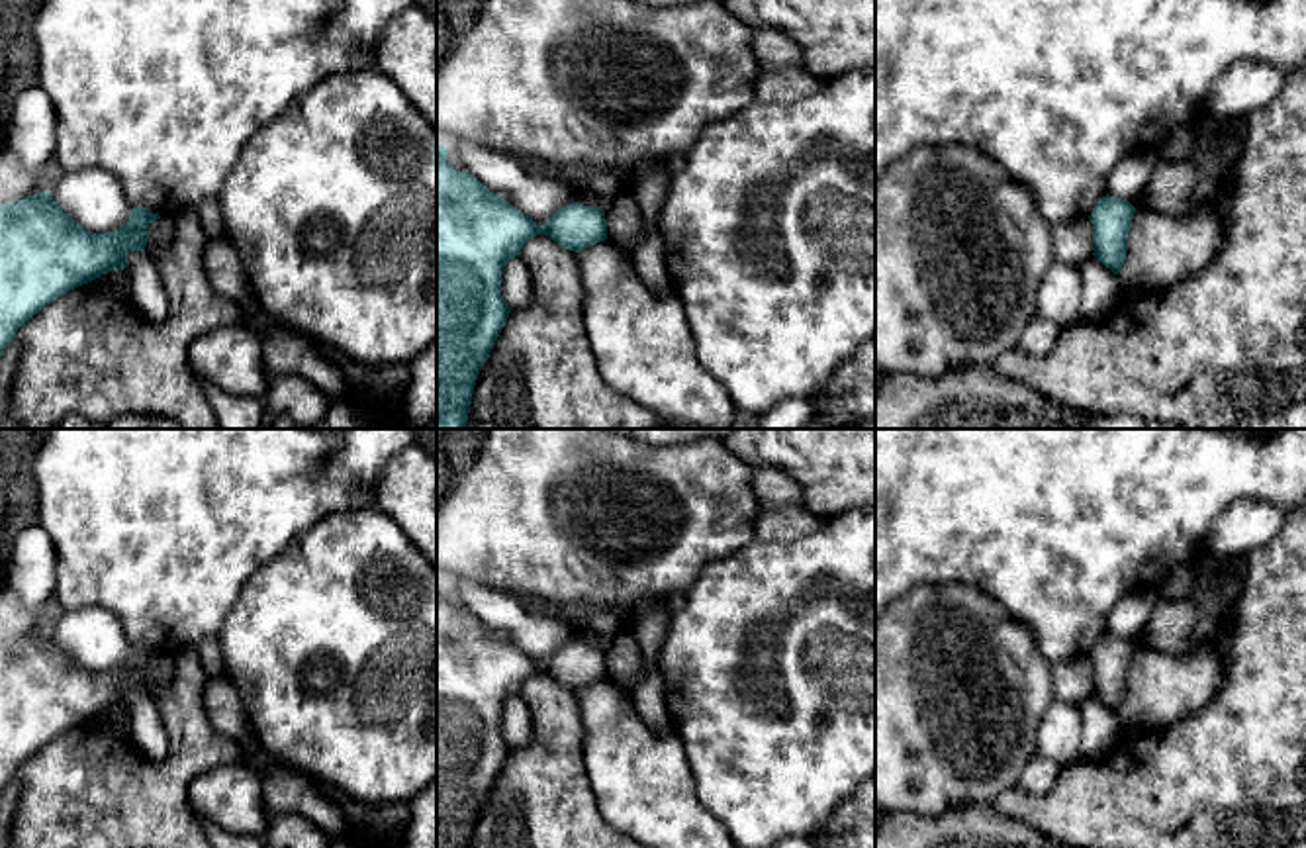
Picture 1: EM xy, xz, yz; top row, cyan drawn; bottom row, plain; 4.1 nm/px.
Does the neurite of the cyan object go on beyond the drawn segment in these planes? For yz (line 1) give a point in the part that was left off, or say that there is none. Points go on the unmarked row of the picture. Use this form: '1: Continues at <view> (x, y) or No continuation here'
1: No continuation here

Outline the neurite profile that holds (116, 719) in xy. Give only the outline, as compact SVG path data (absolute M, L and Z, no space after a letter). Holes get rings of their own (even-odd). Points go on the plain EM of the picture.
M127 707L123 709L110 709L96 717L94 721L106 725L114 732L121 732L131 738L131 719Z

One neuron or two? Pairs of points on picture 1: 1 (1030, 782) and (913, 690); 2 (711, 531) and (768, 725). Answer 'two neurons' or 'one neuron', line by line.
1: two neurons
2: two neurons

